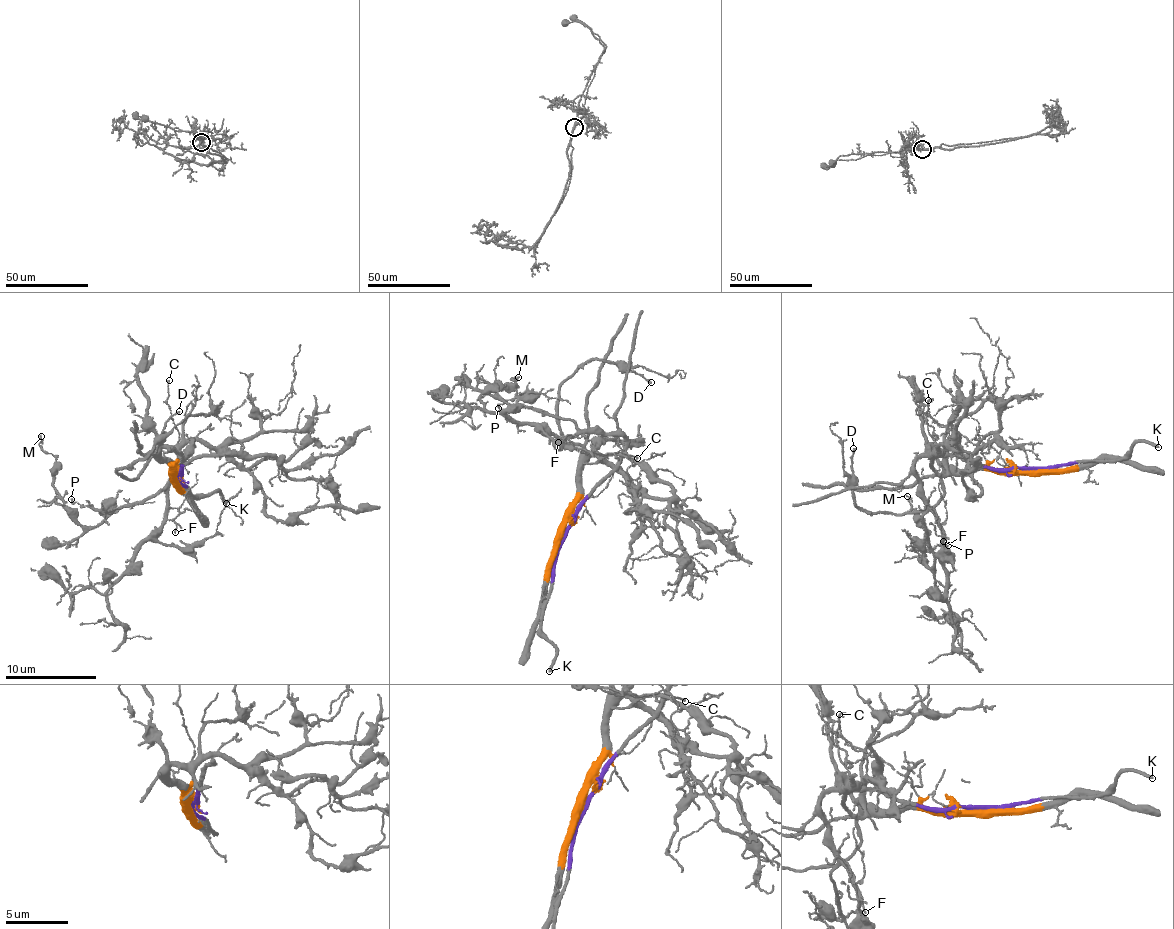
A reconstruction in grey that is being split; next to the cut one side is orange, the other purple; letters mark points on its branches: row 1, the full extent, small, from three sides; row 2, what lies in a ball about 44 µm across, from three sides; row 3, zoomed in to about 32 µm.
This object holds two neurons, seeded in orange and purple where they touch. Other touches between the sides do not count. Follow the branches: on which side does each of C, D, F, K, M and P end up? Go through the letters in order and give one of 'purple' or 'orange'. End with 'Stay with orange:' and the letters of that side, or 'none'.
C: orange
D: orange
F: purple
K: purple
M: purple
P: purple
Stay with orange: C, D

